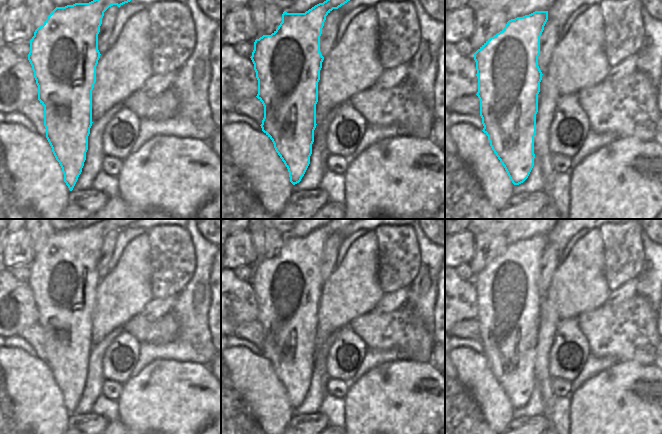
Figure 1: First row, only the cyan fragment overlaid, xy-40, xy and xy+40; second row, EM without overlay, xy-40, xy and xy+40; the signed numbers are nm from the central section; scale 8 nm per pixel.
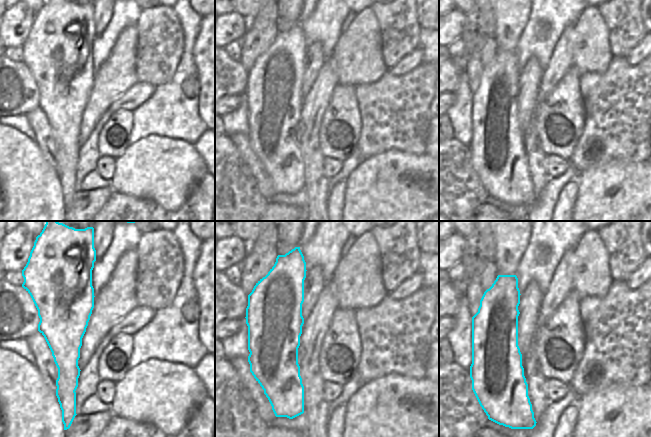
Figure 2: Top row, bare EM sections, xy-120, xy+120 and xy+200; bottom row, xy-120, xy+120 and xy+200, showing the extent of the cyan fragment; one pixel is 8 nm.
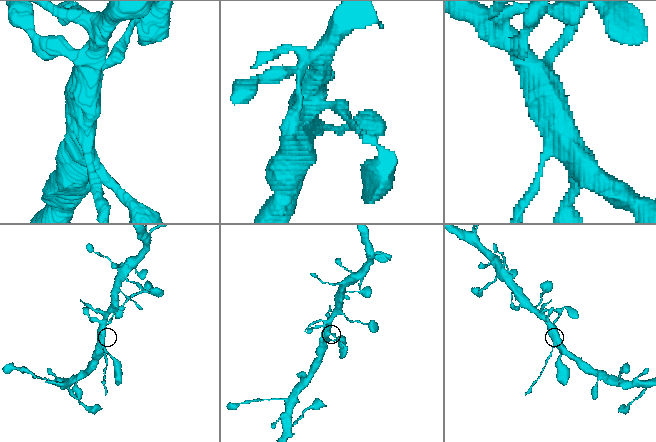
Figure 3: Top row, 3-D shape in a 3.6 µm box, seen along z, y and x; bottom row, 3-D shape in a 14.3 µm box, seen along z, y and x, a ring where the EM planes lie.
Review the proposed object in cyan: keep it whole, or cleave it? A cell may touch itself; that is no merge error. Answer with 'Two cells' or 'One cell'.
Two cells.

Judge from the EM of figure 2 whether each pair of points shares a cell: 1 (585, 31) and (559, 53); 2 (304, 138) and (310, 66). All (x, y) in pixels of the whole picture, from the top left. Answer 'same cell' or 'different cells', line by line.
1: different cells
2: different cells

